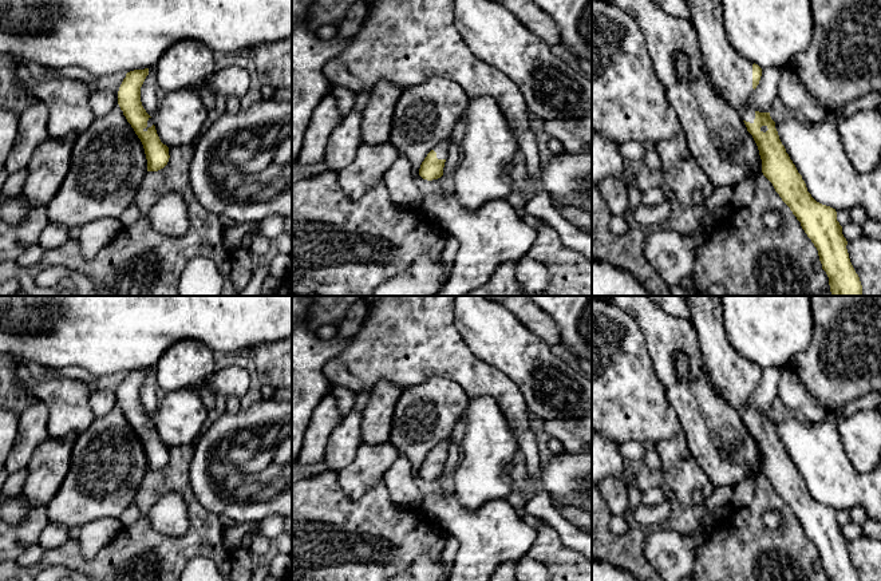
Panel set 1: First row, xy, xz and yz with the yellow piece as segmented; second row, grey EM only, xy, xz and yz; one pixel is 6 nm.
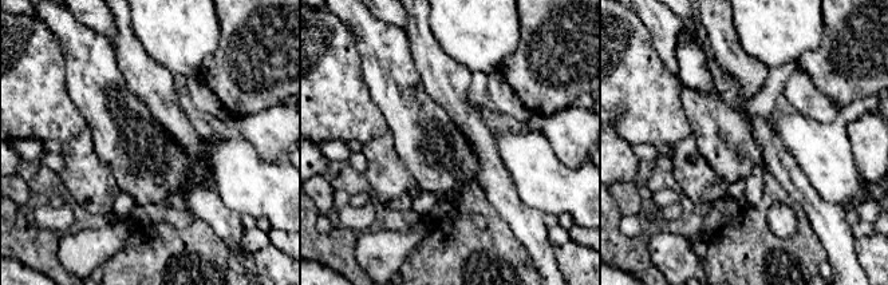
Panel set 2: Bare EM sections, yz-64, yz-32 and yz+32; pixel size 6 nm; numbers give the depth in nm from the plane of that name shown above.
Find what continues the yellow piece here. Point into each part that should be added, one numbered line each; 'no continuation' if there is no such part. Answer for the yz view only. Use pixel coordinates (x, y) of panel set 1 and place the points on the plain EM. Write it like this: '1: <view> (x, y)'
1: yz (731, 372)

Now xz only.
1: xz (441, 449)

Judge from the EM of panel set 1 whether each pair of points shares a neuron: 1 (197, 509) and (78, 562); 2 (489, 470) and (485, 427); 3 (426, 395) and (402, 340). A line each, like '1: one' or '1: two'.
1: one
2: one
3: two

